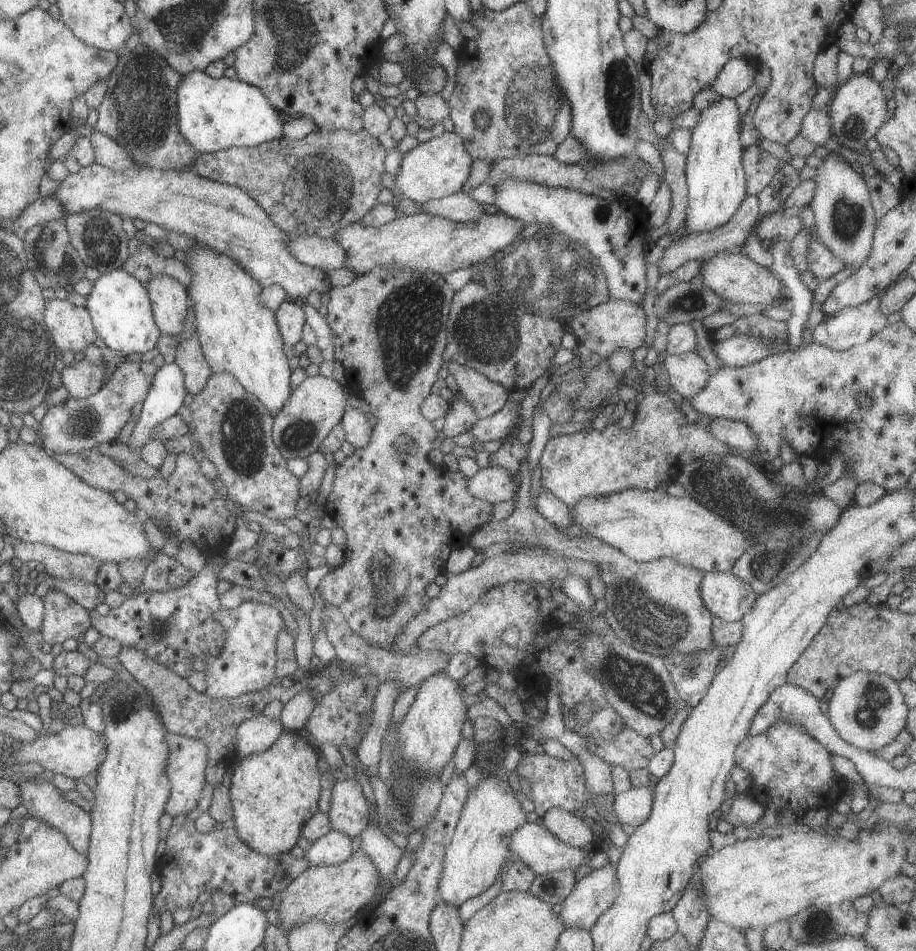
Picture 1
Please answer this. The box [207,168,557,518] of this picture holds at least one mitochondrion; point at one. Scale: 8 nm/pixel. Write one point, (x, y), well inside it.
(408, 323)

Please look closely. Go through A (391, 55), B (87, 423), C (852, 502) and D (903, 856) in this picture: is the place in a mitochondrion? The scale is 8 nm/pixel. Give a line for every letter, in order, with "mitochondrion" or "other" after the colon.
A: other
B: mitochondrion
C: other
D: other

